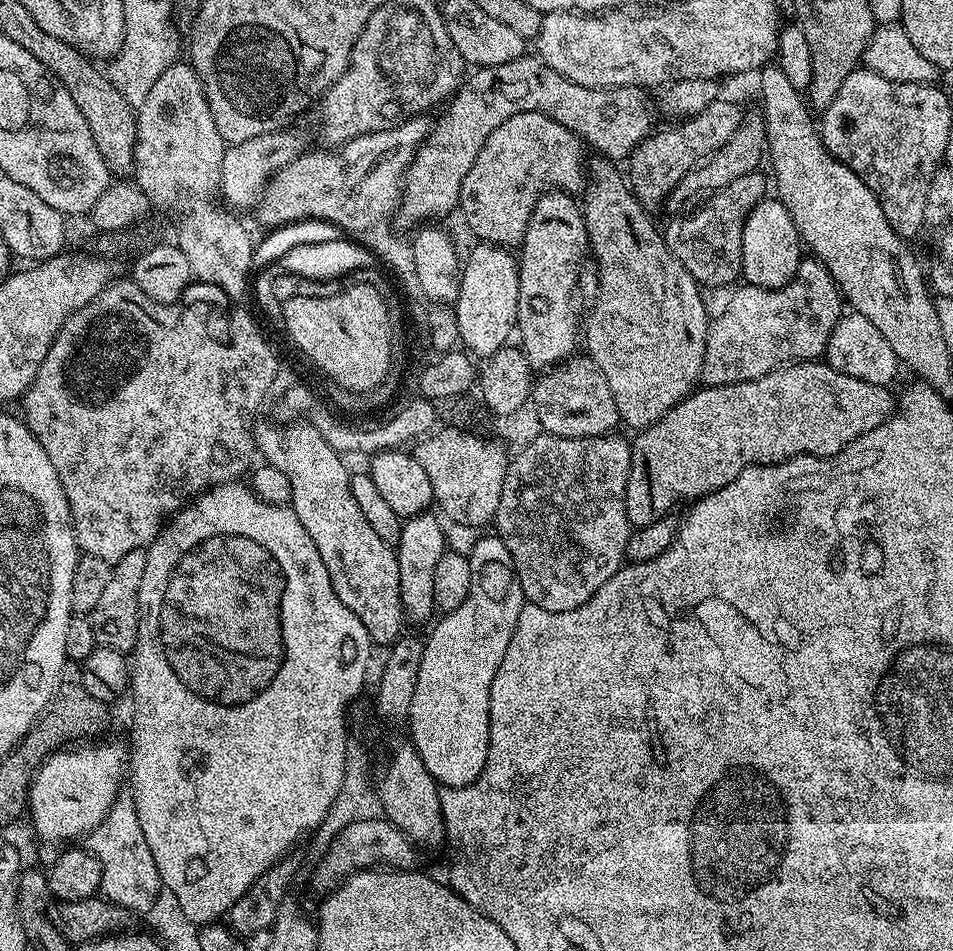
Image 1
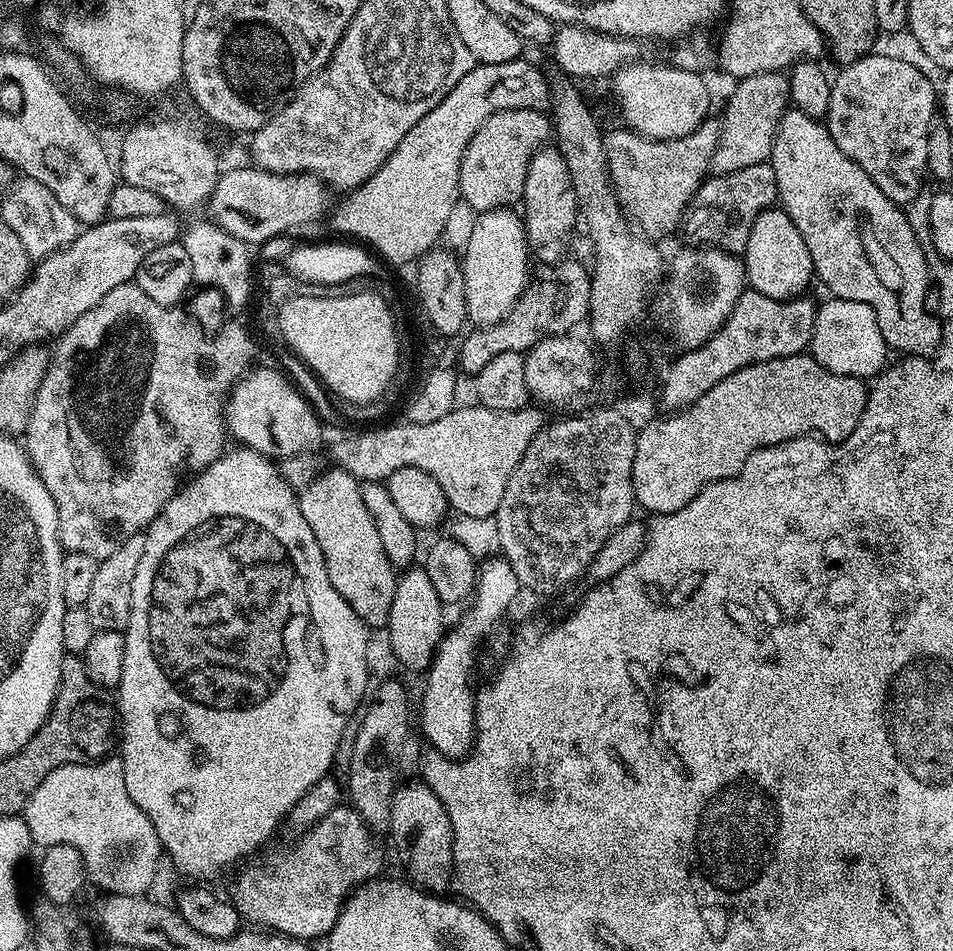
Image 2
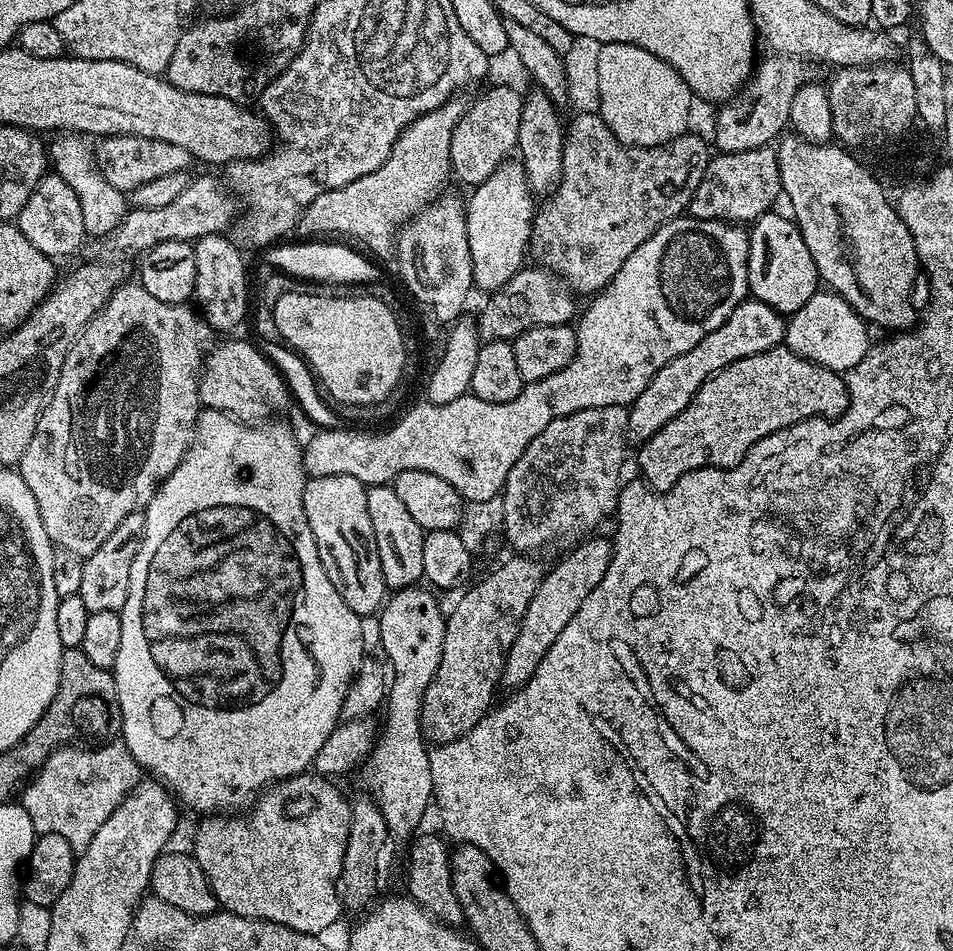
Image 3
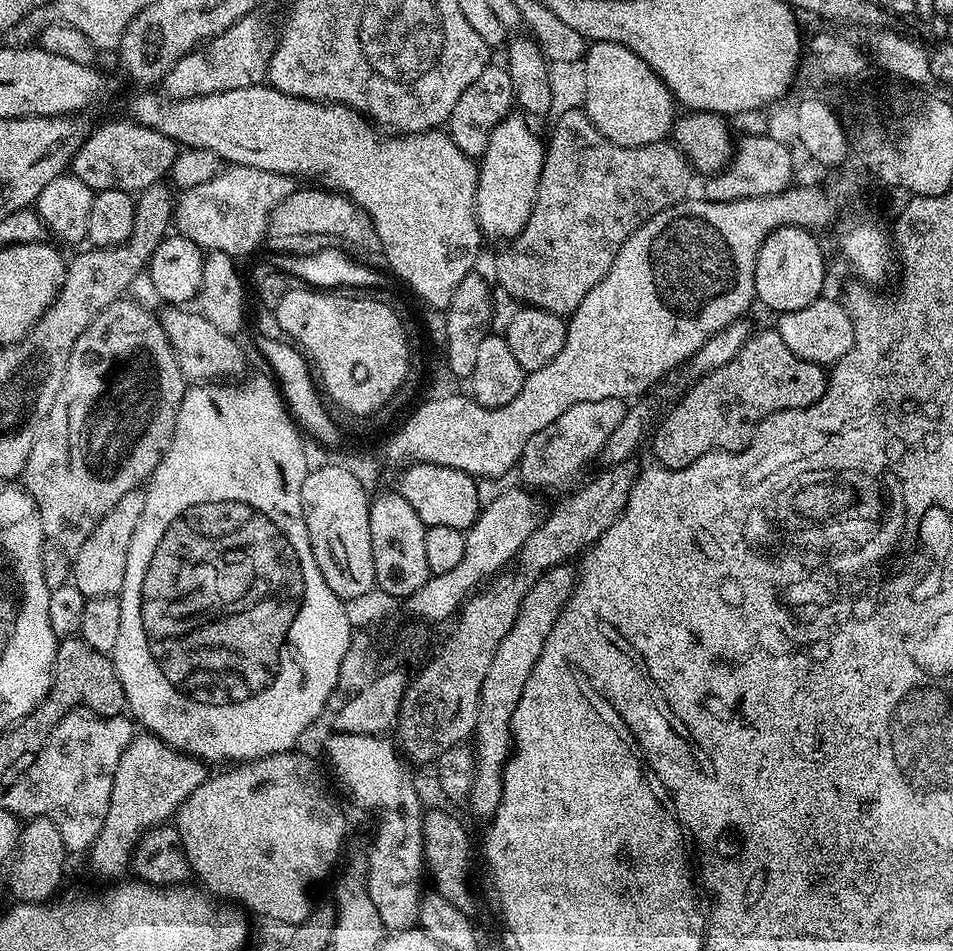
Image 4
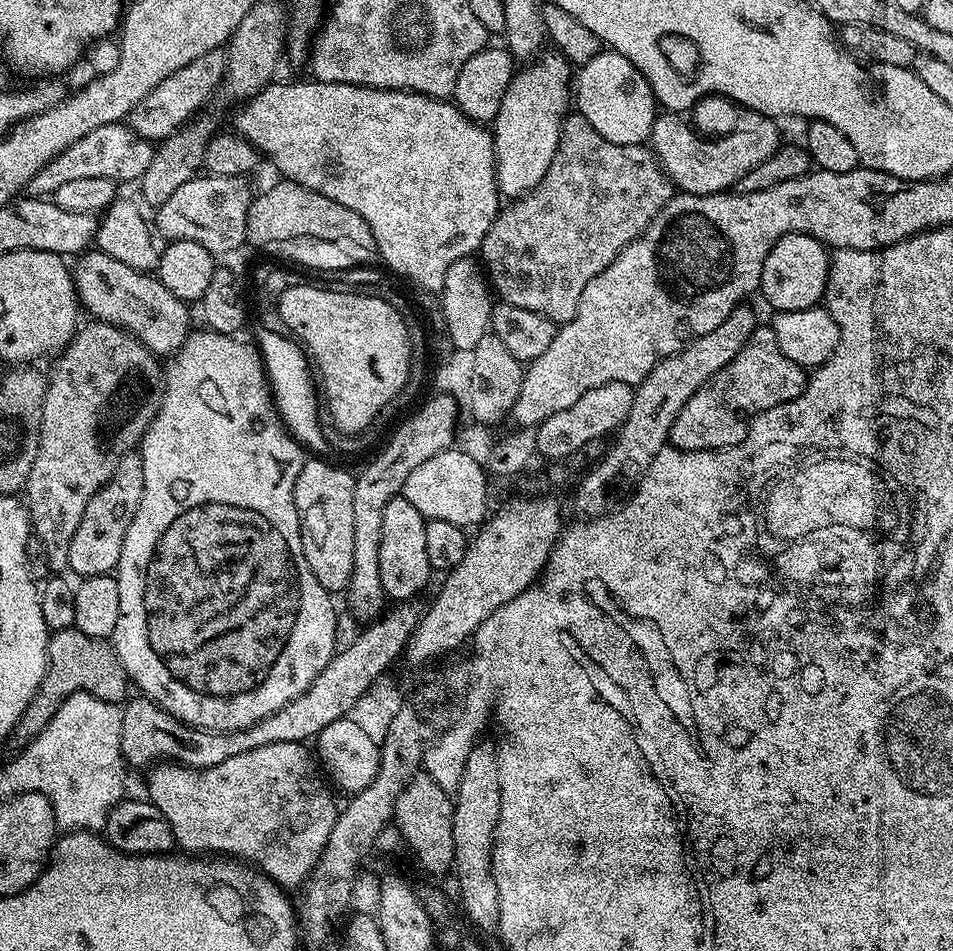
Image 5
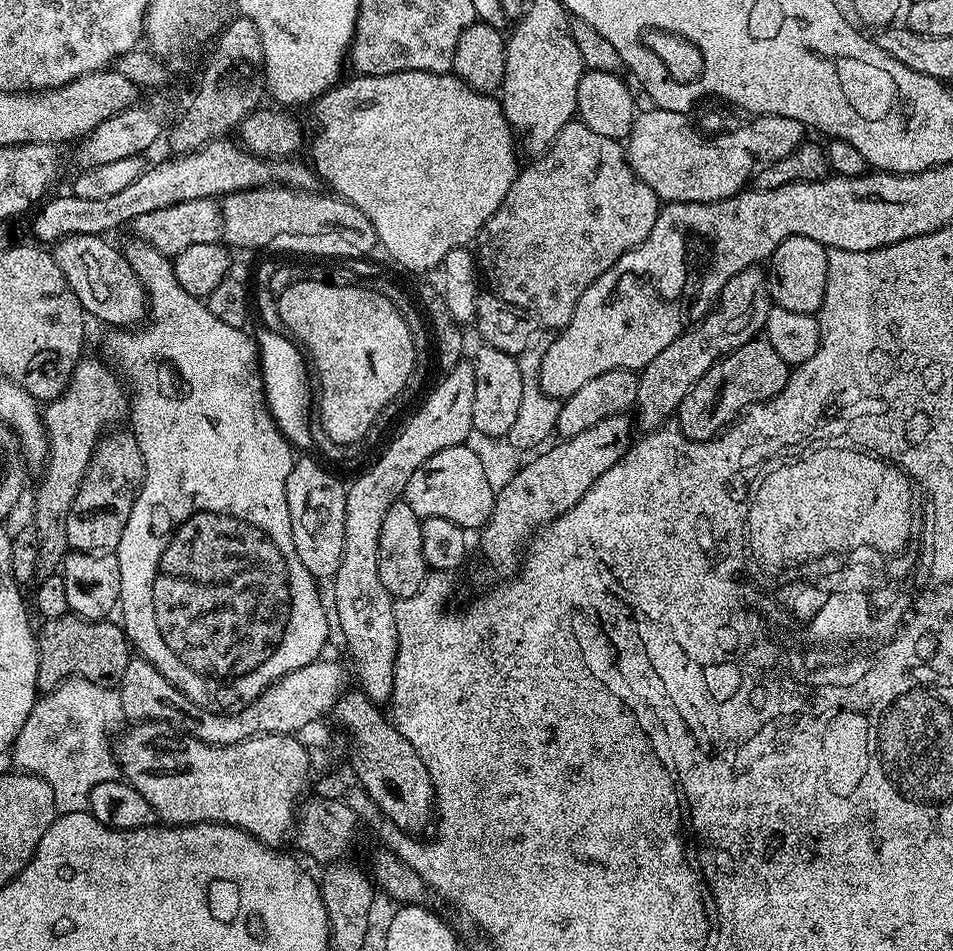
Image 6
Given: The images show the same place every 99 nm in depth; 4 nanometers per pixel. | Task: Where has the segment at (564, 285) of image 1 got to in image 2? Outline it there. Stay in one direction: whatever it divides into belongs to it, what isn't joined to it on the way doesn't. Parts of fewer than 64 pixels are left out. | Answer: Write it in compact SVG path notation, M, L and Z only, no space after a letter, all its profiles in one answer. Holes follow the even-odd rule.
M541 146L532 156L530 166L526 170L526 182L522 197L522 219L528 250L547 266L555 266L565 259L568 239L572 236L572 227L578 224L576 195L570 178L570 170L566 170L566 162L562 158L559 147Z

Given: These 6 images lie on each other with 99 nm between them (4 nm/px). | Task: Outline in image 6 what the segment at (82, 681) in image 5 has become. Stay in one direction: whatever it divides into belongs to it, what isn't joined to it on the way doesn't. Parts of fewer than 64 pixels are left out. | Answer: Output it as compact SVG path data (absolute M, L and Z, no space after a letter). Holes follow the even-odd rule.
M71 614L44 620L38 628L40 665L37 689L41 693L53 691L65 677L71 676L81 676L98 684L121 680L130 659L130 645L123 627L112 623L111 619L83 620L81 616Z

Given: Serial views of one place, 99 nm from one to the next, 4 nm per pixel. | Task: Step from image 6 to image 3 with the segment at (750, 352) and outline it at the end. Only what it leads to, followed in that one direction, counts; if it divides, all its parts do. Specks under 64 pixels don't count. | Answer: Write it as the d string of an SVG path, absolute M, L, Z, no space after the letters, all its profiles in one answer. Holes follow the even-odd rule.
M786 346L750 354L750 358L742 358L711 376L700 387L698 394L694 394L690 406L686 406L686 410L678 414L678 418L670 418L670 422L666 422L666 426L662 426L658 434L639 445L643 483L655 492L665 492L673 488L678 478L682 478L687 472L707 467L733 468L742 462L744 455L762 438L803 420L813 420L815 416L835 421L848 411L848 402L848 381L841 373L826 366L818 366L794 354Z

